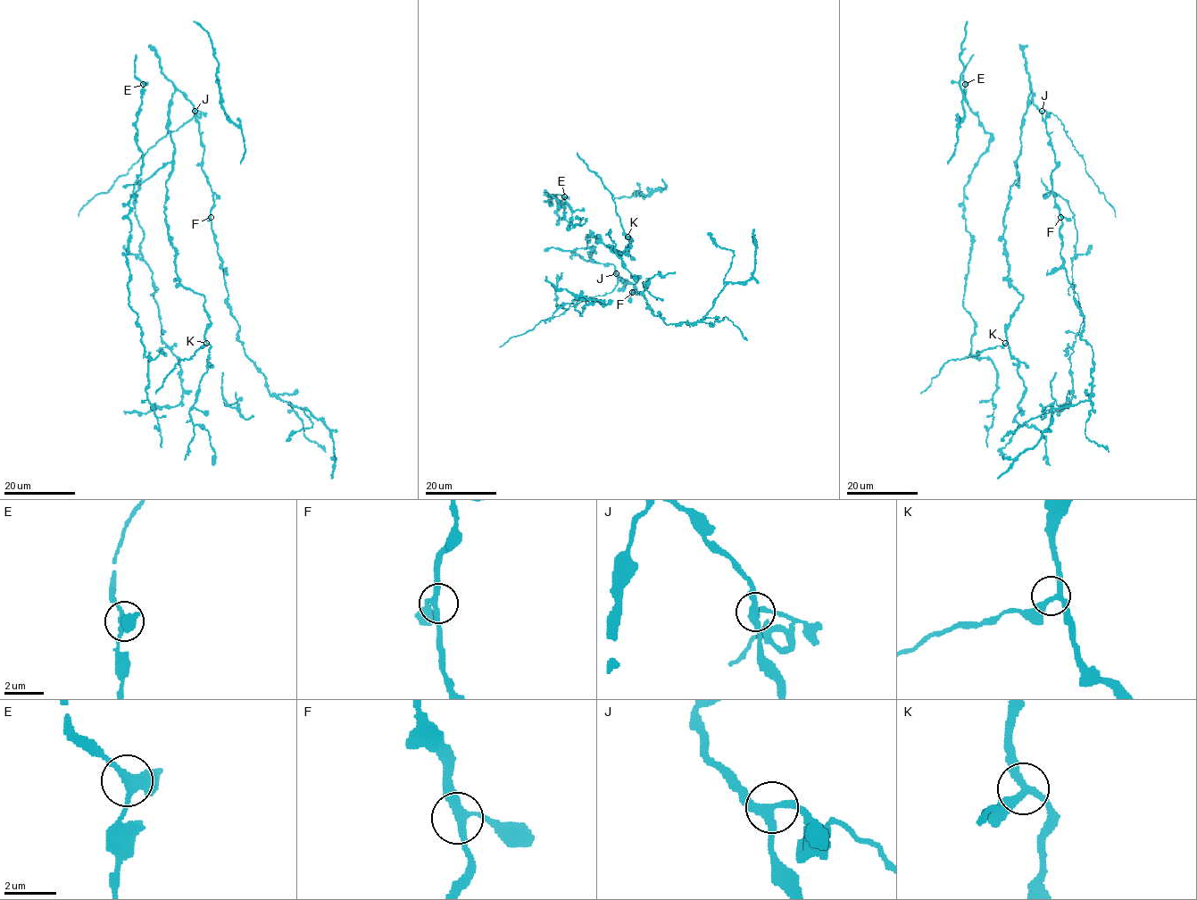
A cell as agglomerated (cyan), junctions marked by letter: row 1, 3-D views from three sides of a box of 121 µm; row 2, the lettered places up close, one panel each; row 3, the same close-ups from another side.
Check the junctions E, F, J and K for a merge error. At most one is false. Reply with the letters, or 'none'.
J

